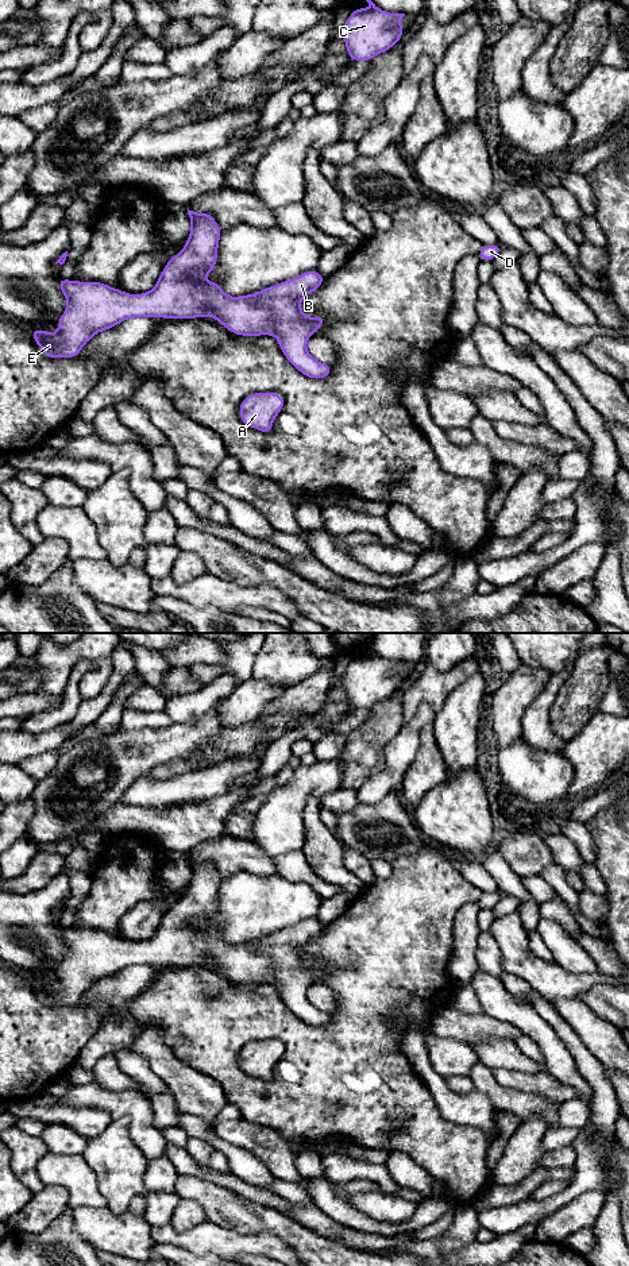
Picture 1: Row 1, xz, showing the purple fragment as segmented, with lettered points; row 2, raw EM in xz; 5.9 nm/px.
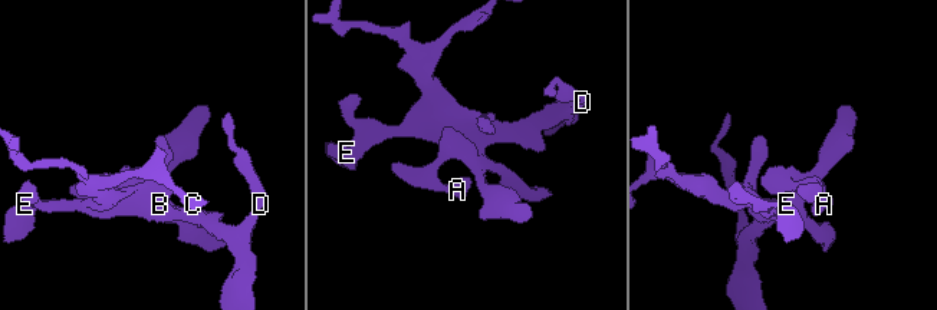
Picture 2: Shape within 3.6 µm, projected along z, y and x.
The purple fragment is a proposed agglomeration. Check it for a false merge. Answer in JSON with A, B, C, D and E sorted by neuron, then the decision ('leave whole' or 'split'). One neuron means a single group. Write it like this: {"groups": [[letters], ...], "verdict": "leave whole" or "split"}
{"groups": [["A", "B", "C", "D", "E"]], "verdict": "leave whole"}

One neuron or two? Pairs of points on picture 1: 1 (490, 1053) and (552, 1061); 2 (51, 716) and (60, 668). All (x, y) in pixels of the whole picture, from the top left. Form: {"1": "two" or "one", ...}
{"1": "two", "2": "two"}

